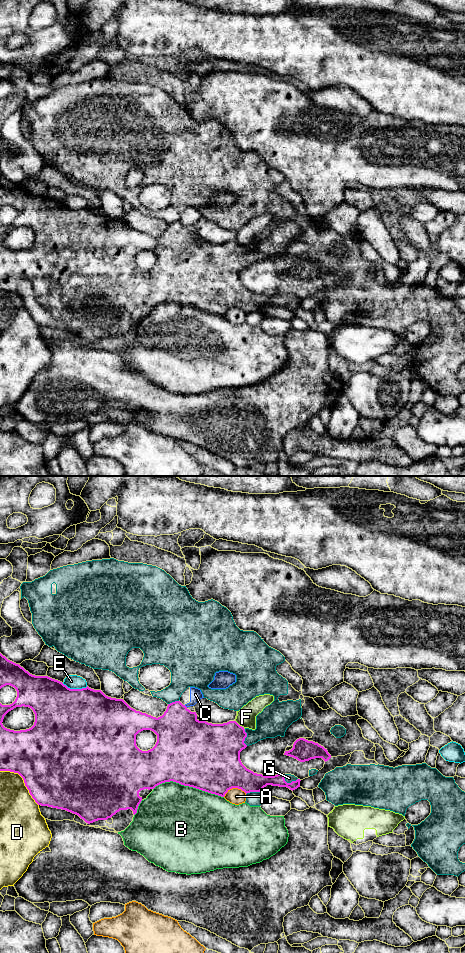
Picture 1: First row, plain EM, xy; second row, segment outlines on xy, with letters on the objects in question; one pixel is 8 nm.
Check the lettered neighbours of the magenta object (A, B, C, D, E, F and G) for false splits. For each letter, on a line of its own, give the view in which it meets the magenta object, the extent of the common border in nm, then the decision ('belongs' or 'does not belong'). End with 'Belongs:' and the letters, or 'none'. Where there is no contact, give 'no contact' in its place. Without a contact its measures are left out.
A: contact in xy; length 190 nm; does not belong
B: contact in xy; length 550 nm; does not belong
C: contact in xy; length 30 nm; does not belong
D: contact in xy; length 420 nm; does not belong
E: contact in xy; length 200 nm; does not belong
F: contact in xy; length 110 nm; does not belong
G: contact in xy; length 120 nm; does not belong
Belongs: none

